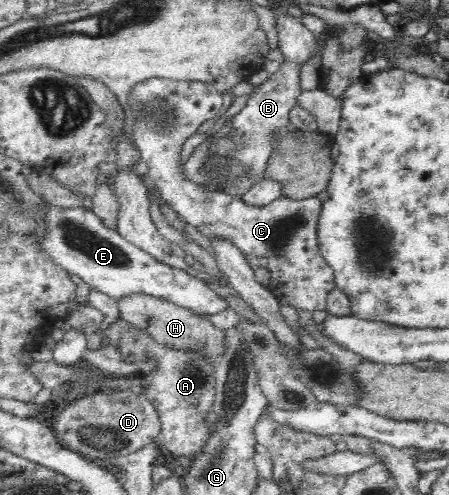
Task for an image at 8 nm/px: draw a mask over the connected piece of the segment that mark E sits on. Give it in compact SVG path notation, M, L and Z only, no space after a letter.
M49 203L49 230L47 238L43 242L45 251L67 269L71 274L76 274L82 280L90 284L90 288L95 288L116 301L125 299L125 296L145 295L154 296L155 299L166 300L167 303L174 304L178 307L188 308L191 312L203 316L207 314L209 318L230 308L226 299L223 299L215 290L211 290L207 285L204 276L194 273L190 269L173 268L168 264L153 258L144 250L141 250L133 243L127 242L118 231L110 231L103 226L101 219L91 210L84 208L59 208Z

